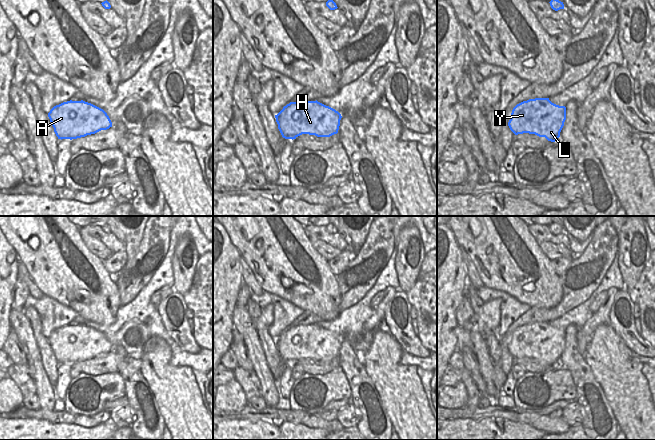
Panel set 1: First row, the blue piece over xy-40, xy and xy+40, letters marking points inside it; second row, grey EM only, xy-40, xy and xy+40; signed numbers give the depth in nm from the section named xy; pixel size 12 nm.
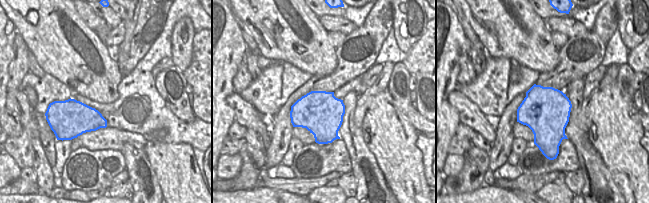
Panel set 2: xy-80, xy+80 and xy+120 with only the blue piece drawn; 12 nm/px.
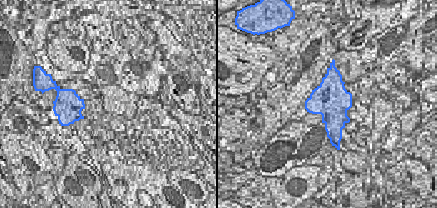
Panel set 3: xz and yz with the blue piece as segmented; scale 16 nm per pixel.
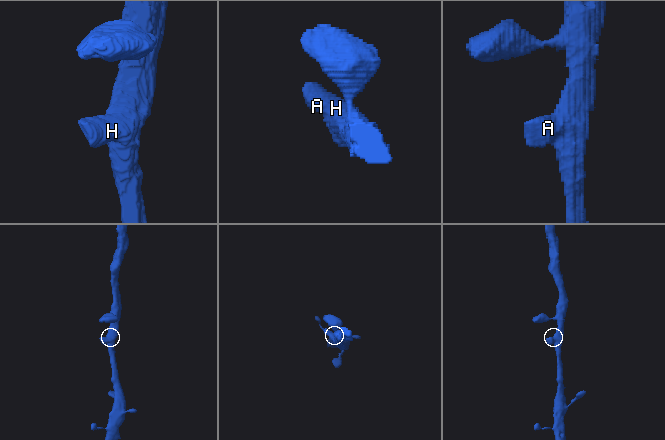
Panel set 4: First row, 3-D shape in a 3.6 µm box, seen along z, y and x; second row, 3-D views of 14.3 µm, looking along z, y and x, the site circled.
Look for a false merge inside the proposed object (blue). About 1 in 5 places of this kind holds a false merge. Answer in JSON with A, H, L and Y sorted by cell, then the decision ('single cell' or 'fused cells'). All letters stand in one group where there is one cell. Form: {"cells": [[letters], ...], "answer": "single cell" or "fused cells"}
{"cells": [["A", "H", "L", "Y"]], "answer": "single cell"}

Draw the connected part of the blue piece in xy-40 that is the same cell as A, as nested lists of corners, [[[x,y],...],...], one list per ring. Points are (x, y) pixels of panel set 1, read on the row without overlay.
[[[67,325],[54,330],[48,337],[58,363],[77,363],[112,351],[107,337],[88,326]]]

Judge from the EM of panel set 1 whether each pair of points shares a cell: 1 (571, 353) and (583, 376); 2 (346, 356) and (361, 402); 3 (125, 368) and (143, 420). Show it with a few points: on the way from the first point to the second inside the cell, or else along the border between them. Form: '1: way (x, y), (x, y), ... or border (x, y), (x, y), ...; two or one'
1: way (572, 359), (580, 370); one
2: way (351, 367), (358, 378), (358, 391); one
3: way (134, 381), (142, 407); one

